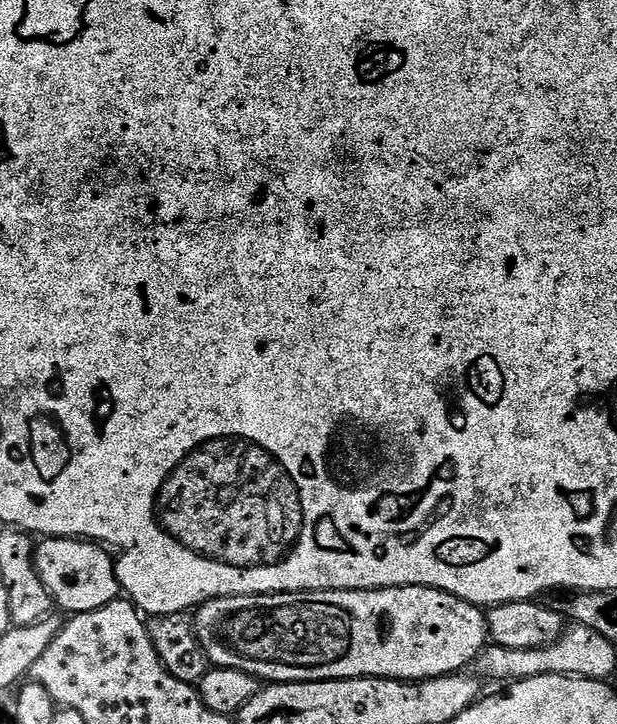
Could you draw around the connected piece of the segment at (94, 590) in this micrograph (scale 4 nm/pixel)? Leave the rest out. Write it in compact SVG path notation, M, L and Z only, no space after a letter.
M70 536L44 538L35 545L38 578L42 578L42 586L52 595L57 609L68 612L64 614L89 612L114 602L121 595L120 579L116 577L116 566L108 552L99 543Z

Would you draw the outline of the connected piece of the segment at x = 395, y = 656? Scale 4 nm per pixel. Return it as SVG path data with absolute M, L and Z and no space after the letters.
M402 586L401 588L371 588L370 590L334 590L333 592L267 592L261 596L219 596L213 600L206 600L199 605L194 612L194 627L196 635L200 637L200 643L204 646L204 653L208 655L209 661L218 668L233 668L234 670L242 670L248 672L251 676L255 676L264 682L275 682L278 684L289 684L290 682L306 682L307 680L353 680L354 678L362 678L370 676L378 680L407 680L415 682L418 680L433 680L439 676L450 676L460 674L465 671L464 668L468 663L475 661L480 653L484 651L489 643L488 634L488 617L477 605L466 602L462 598L458 598L449 592L443 592L437 588L427 588L426 586Z

